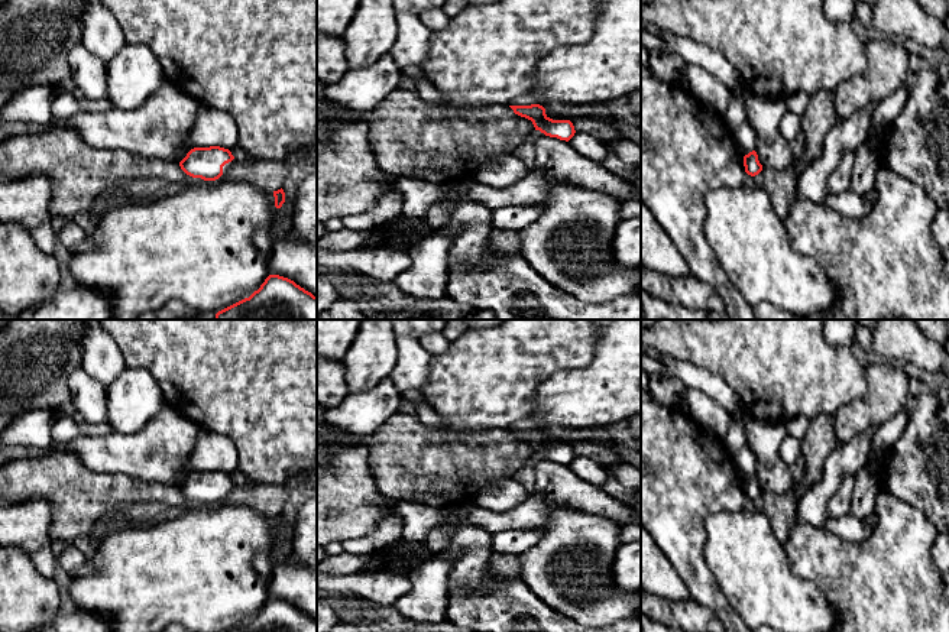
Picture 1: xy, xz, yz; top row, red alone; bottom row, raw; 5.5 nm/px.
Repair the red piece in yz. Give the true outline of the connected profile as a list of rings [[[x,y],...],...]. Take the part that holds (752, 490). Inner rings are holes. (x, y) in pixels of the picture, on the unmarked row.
[[[755,474],[744,480],[744,490],[745,490],[745,496],[751,500],[755,500],[762,495],[762,489],[759,487]]]

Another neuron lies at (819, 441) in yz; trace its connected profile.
[[[822,414],[810,421],[809,430],[801,440],[801,458],[804,460],[803,487],[810,489],[822,479],[826,458],[839,447],[833,417]]]

